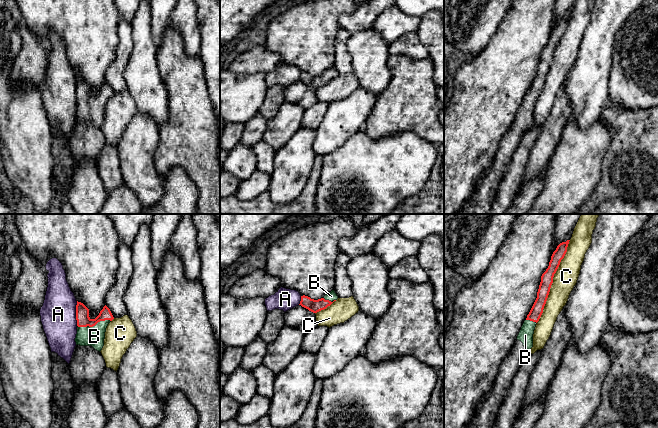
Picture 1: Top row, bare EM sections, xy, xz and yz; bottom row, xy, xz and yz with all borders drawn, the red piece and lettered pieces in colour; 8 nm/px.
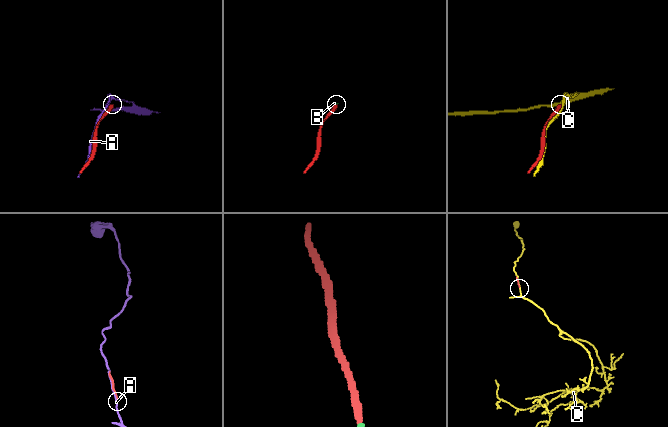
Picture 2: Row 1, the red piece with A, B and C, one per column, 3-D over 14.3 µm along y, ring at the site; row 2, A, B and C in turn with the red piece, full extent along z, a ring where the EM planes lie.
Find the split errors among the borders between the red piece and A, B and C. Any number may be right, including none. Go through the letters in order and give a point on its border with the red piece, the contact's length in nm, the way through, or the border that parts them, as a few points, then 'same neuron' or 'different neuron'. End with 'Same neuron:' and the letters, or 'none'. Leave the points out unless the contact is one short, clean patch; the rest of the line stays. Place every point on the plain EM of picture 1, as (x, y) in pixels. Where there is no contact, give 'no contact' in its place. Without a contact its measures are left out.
A: contact xy (76, 89); length 200 nm; different neuron
B: contact xy (93, 101); length 280 nm; way xy (82, 88), (82, 91), (93, 101), (94, 112); same neuron
C: contact yz (552, 57); length 700 nm; different neuron
Same neuron: B

